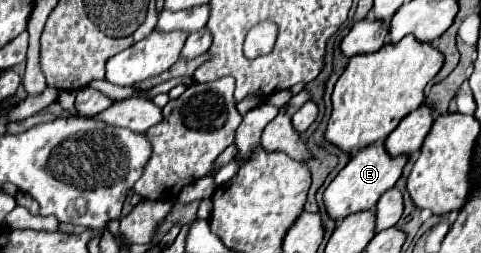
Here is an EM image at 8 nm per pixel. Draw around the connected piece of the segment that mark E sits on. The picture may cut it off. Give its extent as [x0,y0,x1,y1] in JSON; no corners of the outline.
[324,143,408,219]

